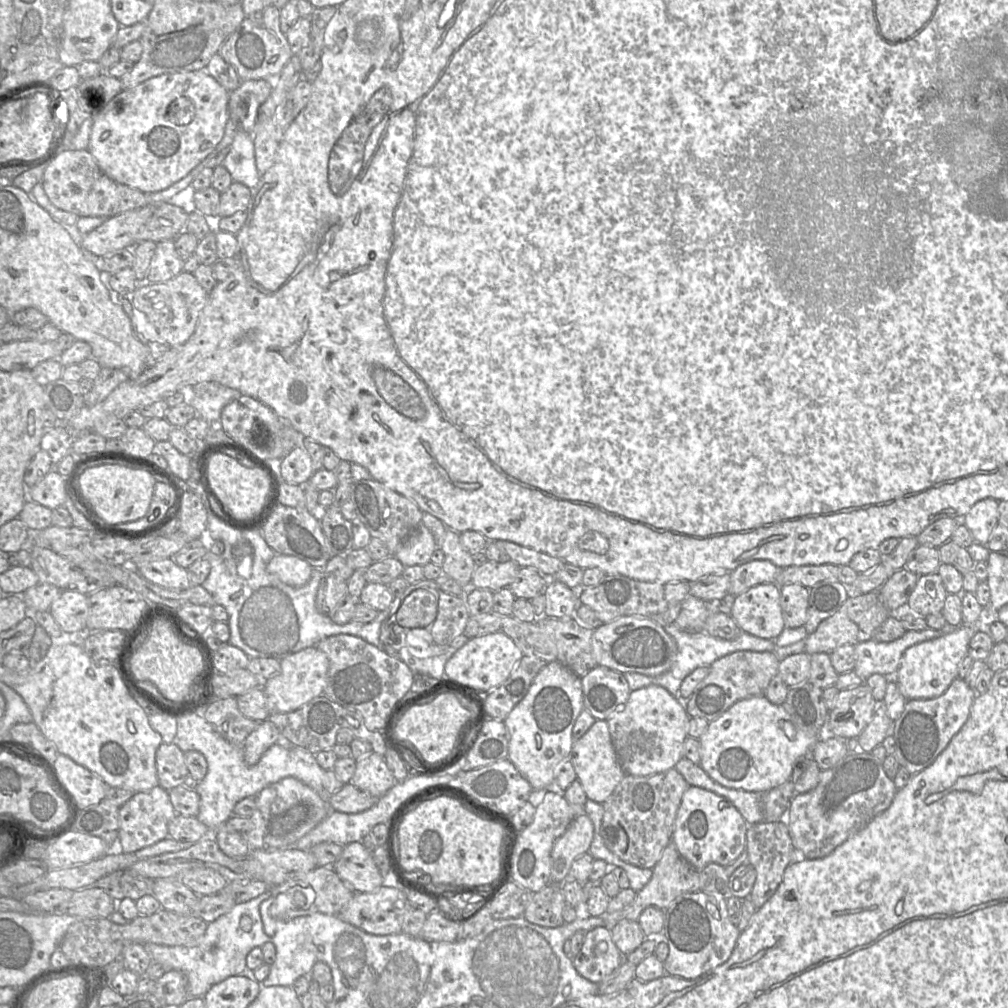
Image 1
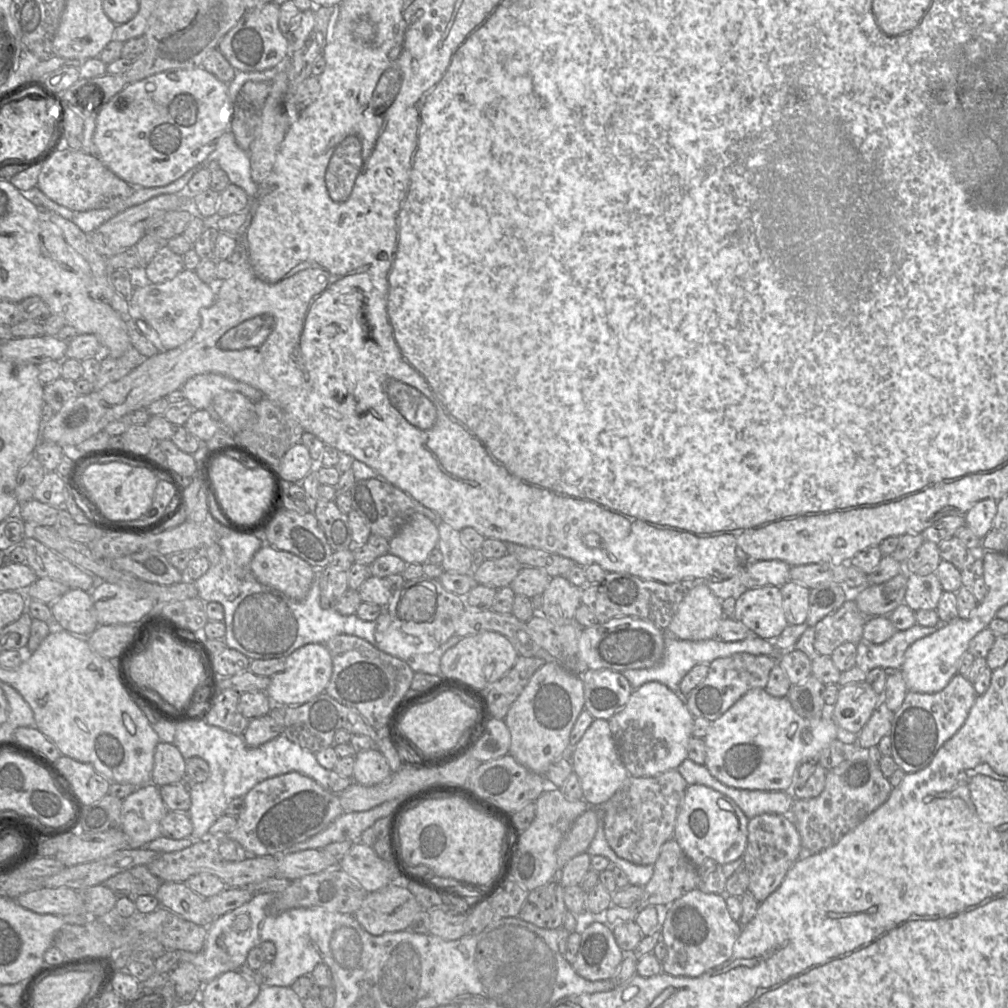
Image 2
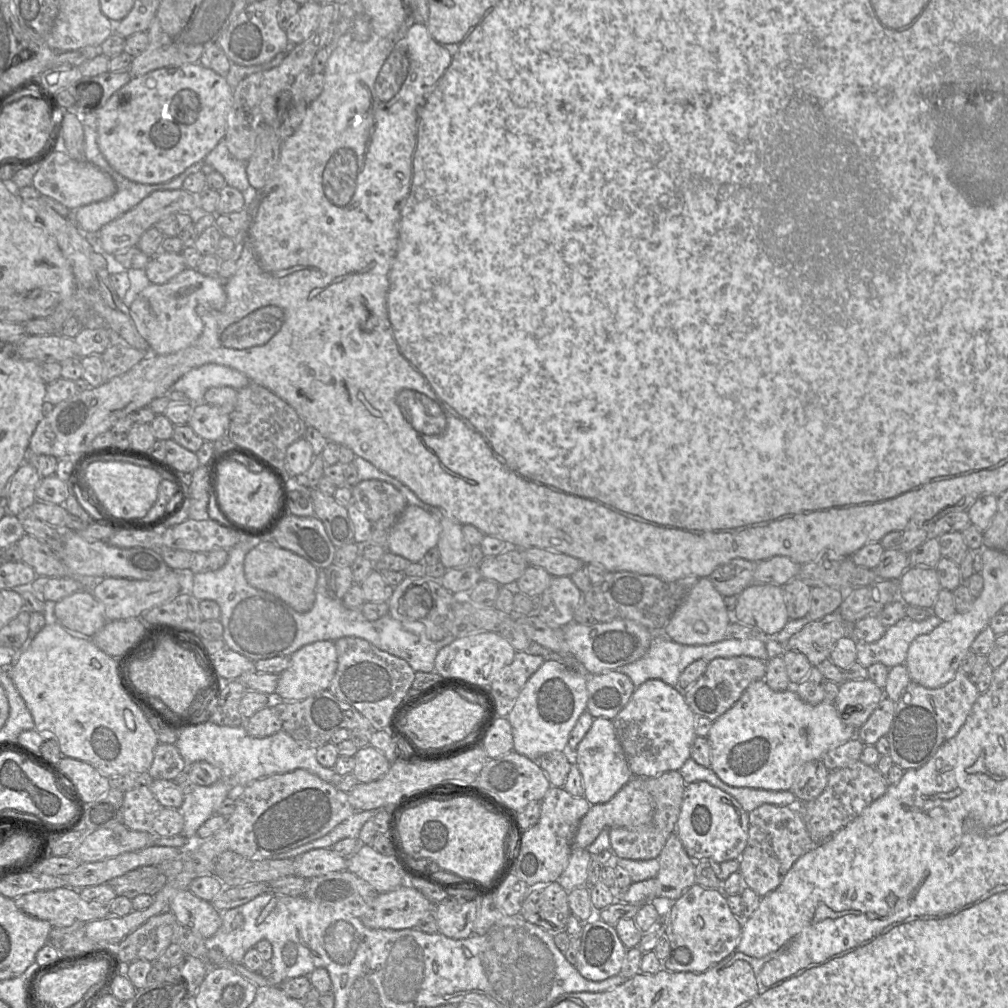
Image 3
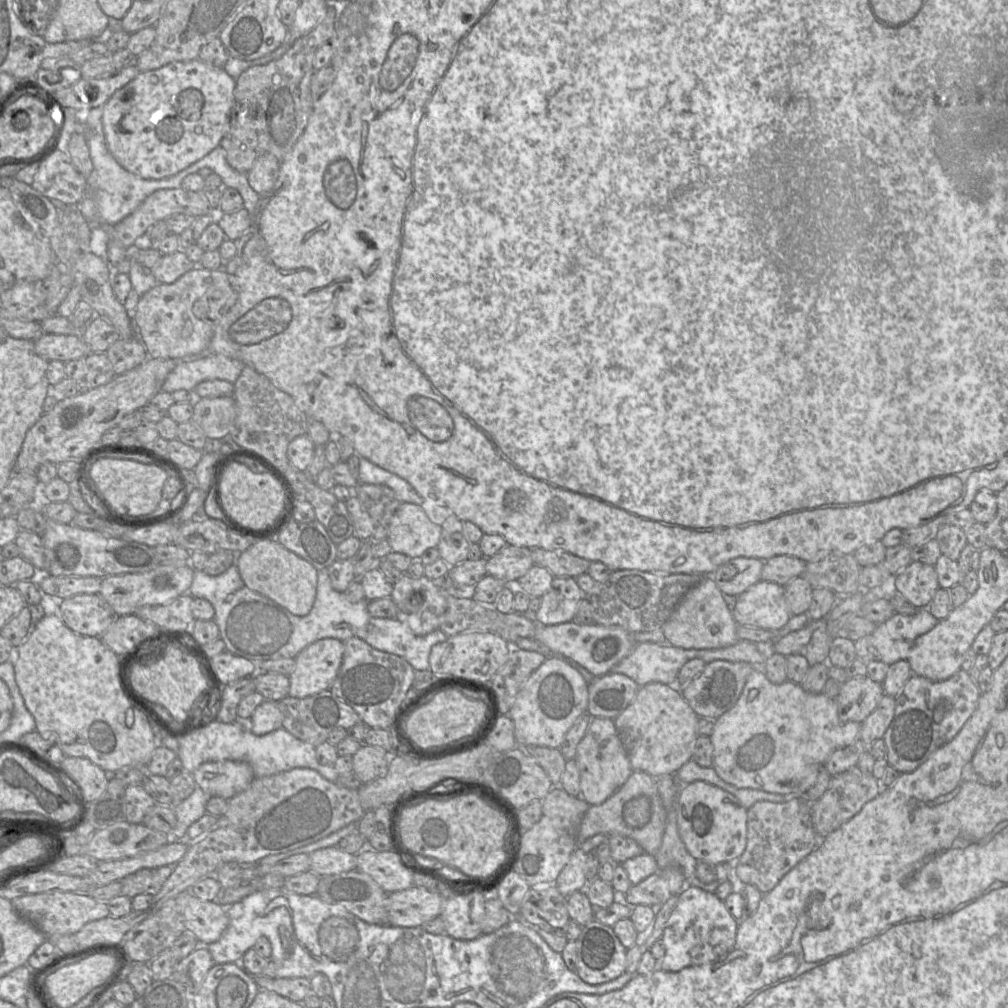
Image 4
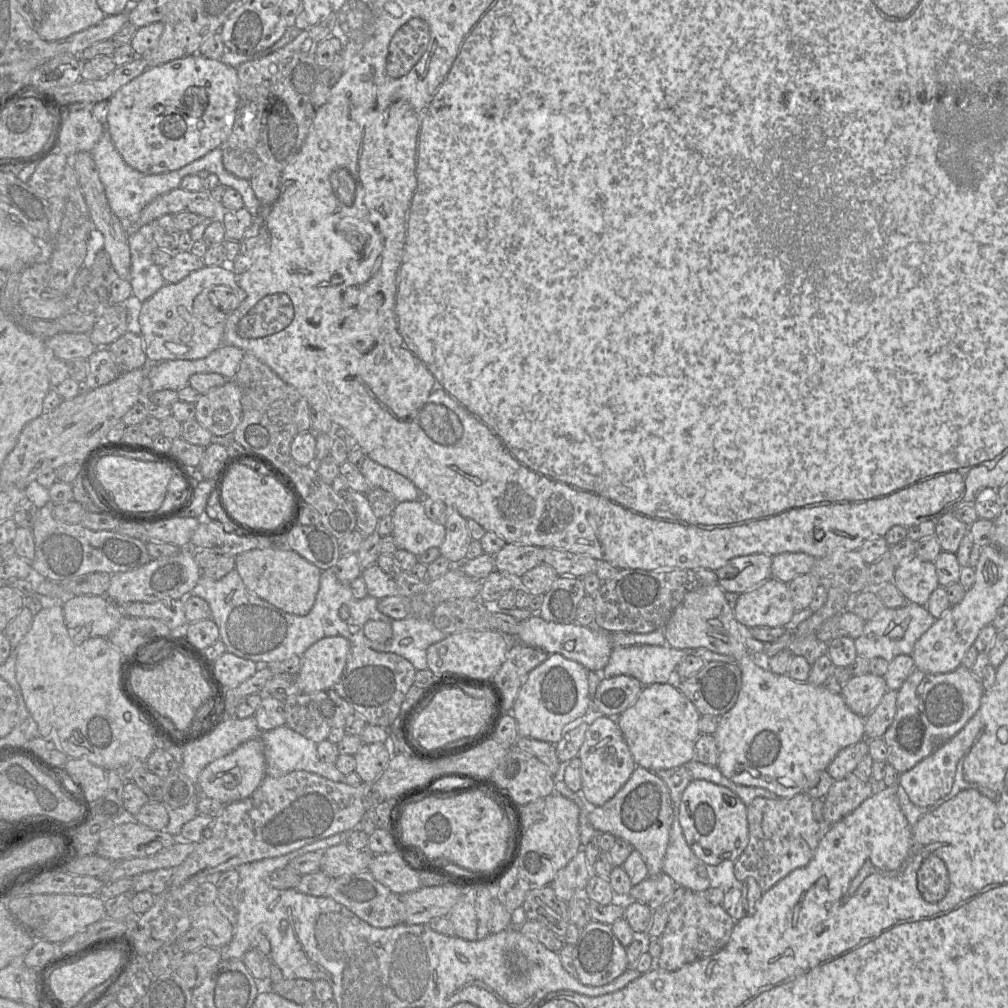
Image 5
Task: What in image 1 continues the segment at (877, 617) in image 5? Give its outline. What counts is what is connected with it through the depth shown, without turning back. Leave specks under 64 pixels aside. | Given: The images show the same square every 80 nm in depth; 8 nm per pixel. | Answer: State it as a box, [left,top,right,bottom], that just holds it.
[853,624,955,681]

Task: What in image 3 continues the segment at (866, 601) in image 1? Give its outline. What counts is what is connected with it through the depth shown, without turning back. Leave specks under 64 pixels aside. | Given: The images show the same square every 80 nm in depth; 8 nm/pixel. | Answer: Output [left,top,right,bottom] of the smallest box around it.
[784,611,852,667]

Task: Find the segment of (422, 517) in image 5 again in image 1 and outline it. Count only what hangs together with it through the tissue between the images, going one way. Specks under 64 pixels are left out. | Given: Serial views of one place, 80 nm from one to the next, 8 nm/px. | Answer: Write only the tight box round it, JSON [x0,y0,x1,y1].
[394,524,436,567]

